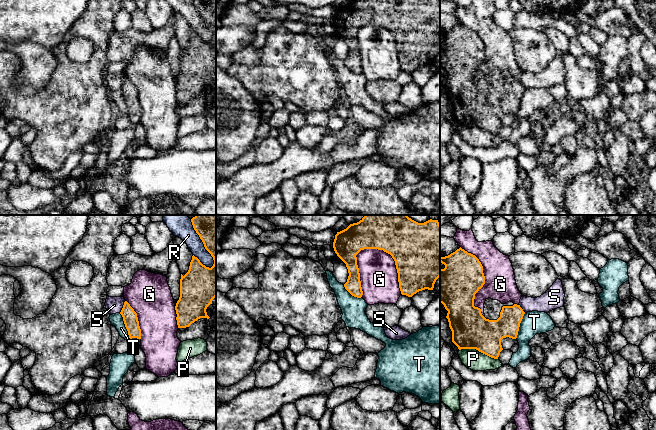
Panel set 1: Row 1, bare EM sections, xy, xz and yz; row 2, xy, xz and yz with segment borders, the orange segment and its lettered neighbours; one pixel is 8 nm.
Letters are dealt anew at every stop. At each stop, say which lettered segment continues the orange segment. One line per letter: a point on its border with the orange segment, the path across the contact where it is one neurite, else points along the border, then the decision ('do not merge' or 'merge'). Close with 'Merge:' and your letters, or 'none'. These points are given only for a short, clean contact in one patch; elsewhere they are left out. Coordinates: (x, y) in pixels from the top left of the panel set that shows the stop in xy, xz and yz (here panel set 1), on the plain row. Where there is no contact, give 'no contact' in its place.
G: contact xz (392, 33); do not merge
P: contact yz (478, 126); do not merge
R: contact xy (204, 22); do not merge
S: contact xy (123, 82); do not merge
T: contact xy (125, 102); border xy (119, 89), (130, 114); do not merge
Merge: none

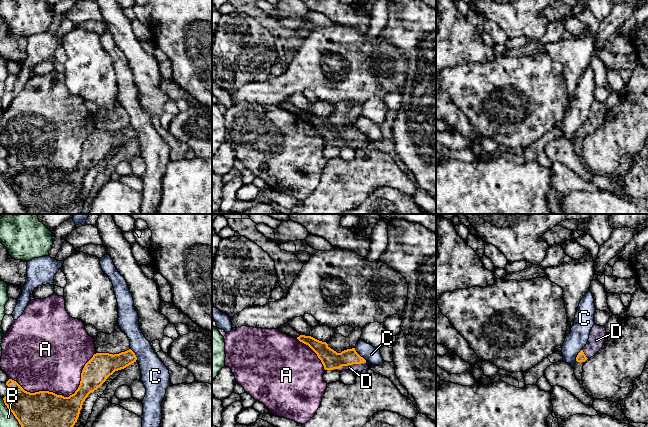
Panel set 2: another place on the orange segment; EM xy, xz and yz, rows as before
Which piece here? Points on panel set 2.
A: contact xy (61, 171); do not merge
B: contact xy (15, 193); do not merge
C: contact xz (359, 131); do not merge
D: contact xz (349, 140); way xz (331, 136), (349, 140), (355, 144); merge
Merge: D

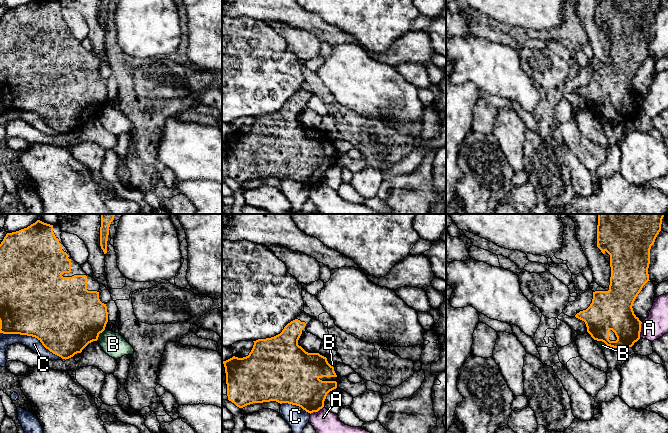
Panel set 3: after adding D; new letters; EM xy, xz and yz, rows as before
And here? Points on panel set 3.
A: contact yz (640, 106); border yz (642, 98), (639, 113); do not merge
B: contact yz (601, 116); border yz (594, 115), (601, 116), (607, 121); do not merge
C: contact xy (33, 112); do not merge
Merge: none

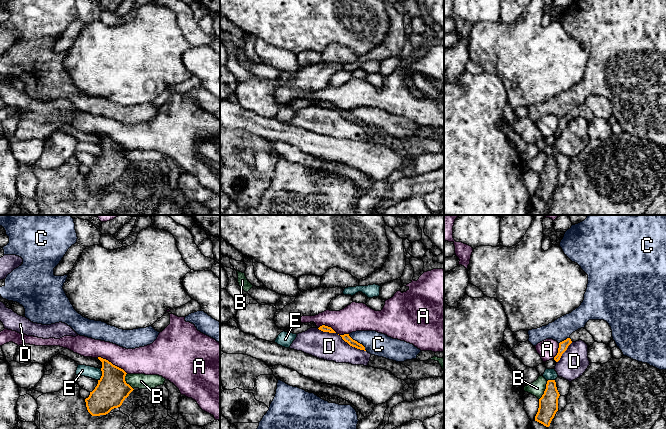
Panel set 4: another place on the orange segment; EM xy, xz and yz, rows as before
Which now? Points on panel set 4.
A: contact xy (111, 139); border xy (97, 133), (107, 135), (127, 149); do not merge
B: contact yz (545, 166); do not merge
C: contact xz (357, 118); do not merge
D: contact xz (351, 121); do not merge
E: contact xy (102, 151); border xy (101, 145), (101, 153), (98, 156); do not merge
Merge: none

